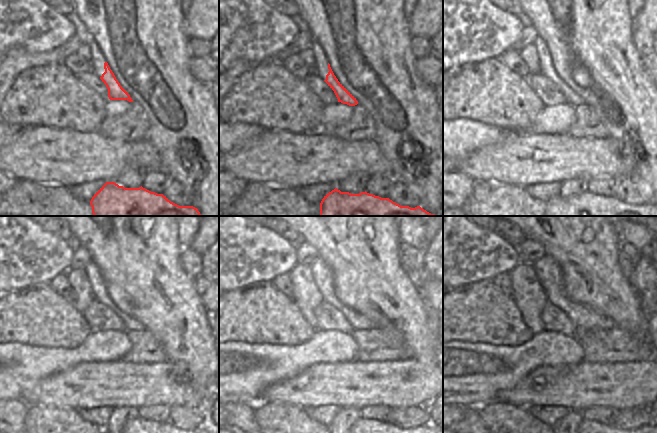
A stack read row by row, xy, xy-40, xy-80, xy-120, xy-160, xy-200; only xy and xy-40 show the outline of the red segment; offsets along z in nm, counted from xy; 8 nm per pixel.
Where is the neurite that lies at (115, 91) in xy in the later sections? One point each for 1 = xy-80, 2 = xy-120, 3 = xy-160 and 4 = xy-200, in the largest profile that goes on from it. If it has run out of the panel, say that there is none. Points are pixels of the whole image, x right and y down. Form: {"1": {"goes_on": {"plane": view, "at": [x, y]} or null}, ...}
{"1": {"goes_on": {"plane": "xy-80", "at": [572, 98]}}, "2": {"goes_on": {"plane": "xy-120", "at": [130, 323]}}, "3": {"goes_on": {"plane": "xy-160", "at": [358, 321]}}, "4": {"goes_on": {"plane": "xy-200", "at": [584, 318]}}}

